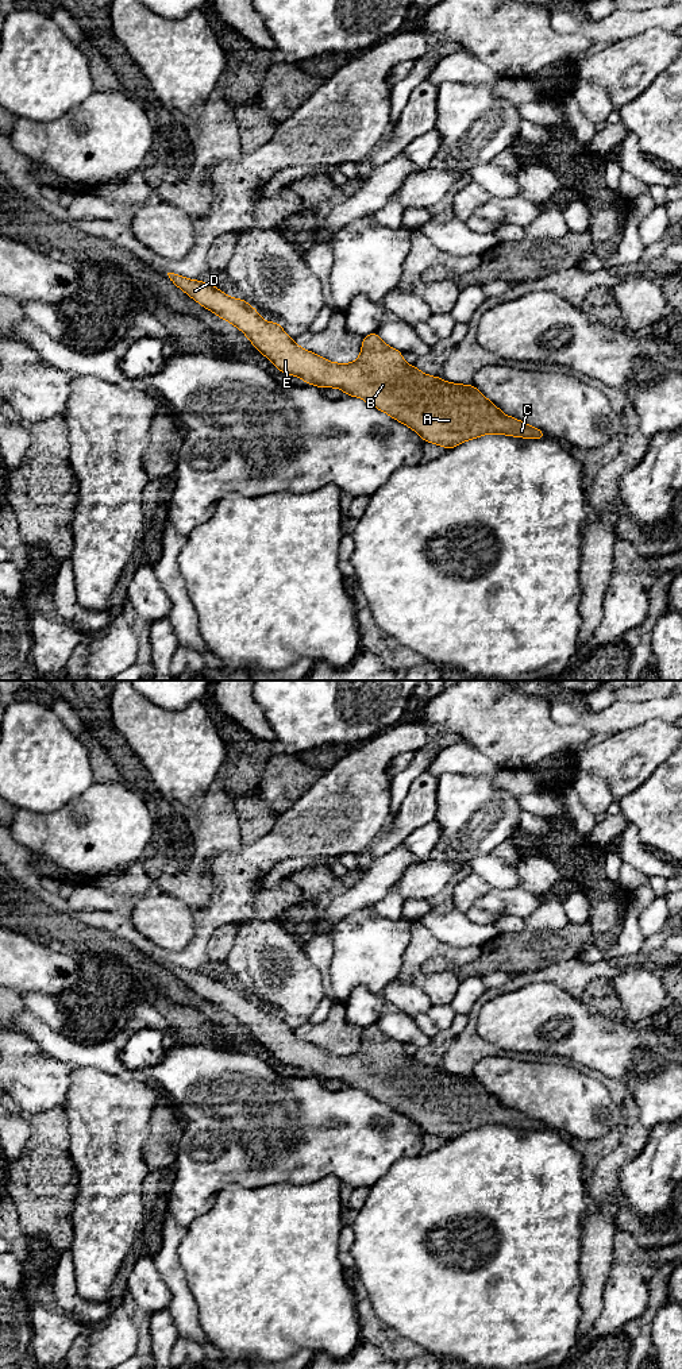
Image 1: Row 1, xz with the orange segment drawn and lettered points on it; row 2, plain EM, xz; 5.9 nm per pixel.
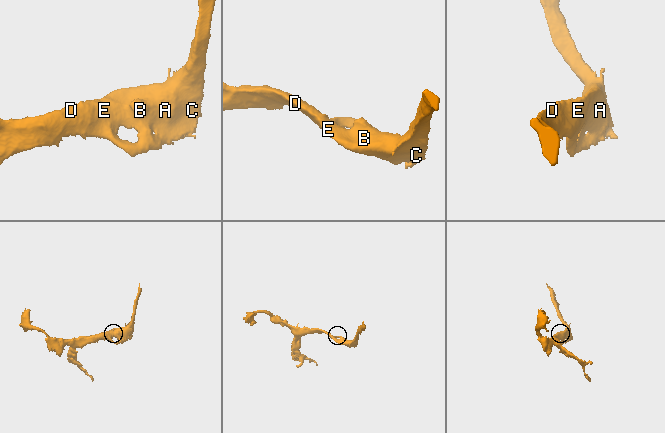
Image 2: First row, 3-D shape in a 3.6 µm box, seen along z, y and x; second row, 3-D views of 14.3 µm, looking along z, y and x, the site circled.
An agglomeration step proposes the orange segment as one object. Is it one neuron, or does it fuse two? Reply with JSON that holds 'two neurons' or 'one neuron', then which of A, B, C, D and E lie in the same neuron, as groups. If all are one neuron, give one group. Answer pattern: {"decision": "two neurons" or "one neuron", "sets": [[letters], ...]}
{"decision": "one neuron", "sets": [["A", "B", "C", "D", "E"]]}

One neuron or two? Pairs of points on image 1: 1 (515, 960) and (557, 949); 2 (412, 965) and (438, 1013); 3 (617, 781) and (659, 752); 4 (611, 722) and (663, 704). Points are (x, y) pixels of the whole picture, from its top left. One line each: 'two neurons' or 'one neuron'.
1: one neuron
2: two neurons
3: one neuron
4: one neuron

